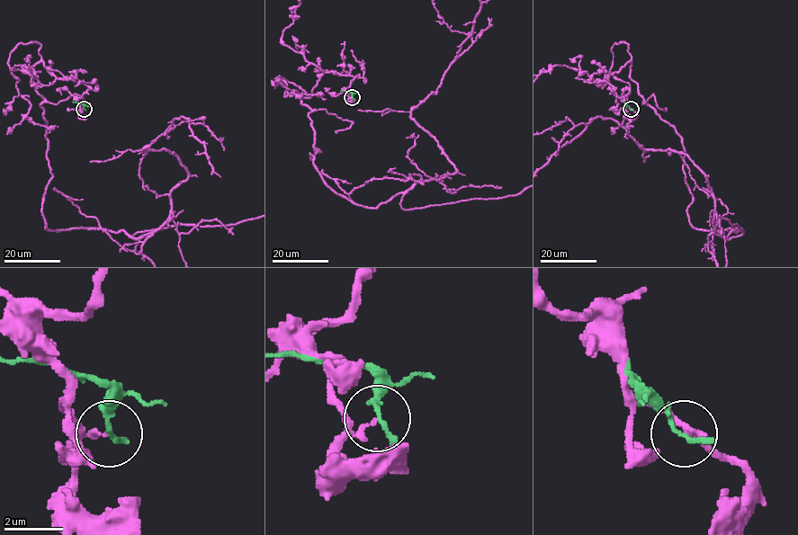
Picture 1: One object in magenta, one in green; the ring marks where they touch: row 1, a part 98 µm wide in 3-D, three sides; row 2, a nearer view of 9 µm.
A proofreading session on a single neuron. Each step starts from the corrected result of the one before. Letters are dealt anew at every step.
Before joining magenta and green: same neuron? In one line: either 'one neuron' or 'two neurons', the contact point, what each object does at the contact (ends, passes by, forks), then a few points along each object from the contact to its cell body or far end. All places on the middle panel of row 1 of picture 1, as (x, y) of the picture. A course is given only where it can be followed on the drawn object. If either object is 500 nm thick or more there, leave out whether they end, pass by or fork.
two neurons; place (352, 97); magenta ends; green ends; course green (352, 97), (350, 92), (340, 91)

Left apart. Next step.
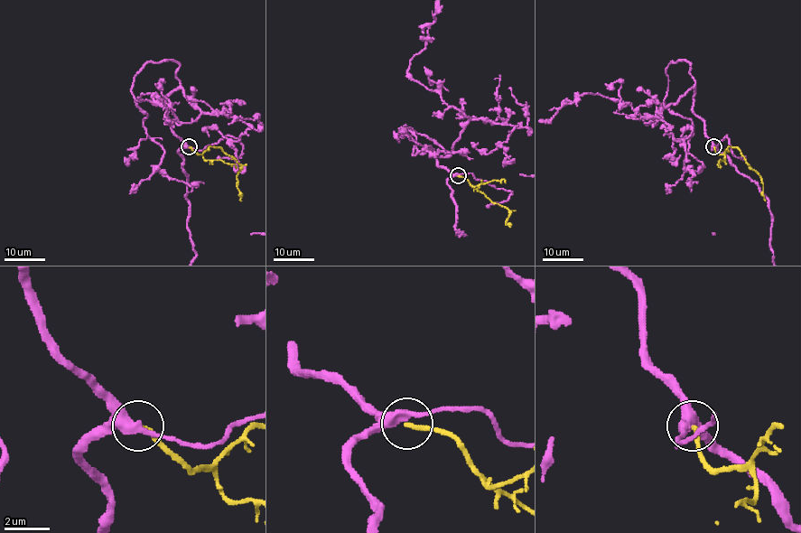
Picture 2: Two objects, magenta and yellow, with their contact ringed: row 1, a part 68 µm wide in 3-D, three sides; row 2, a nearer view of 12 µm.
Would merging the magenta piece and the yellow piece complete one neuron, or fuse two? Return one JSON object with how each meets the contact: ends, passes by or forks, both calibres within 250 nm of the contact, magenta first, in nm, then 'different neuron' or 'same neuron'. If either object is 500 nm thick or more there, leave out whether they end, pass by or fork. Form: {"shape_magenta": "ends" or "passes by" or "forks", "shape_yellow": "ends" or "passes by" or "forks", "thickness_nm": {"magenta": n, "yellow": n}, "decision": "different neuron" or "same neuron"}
{"shape_magenta": "passes by", "shape_yellow": "ends", "thickness_nm": {"magenta": 440, "yellow": 220}, "decision": "different neuron"}

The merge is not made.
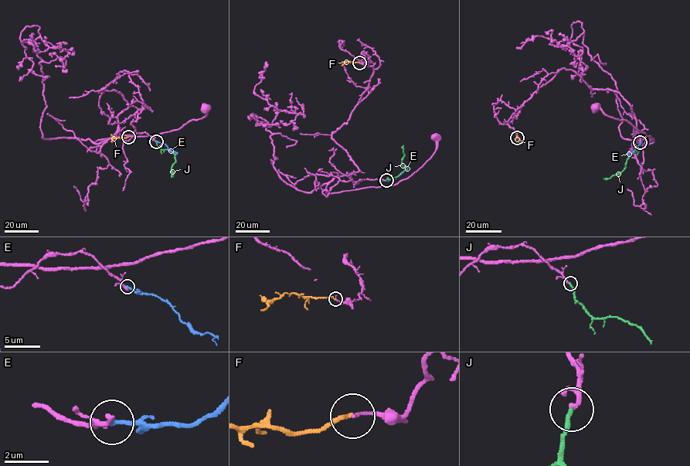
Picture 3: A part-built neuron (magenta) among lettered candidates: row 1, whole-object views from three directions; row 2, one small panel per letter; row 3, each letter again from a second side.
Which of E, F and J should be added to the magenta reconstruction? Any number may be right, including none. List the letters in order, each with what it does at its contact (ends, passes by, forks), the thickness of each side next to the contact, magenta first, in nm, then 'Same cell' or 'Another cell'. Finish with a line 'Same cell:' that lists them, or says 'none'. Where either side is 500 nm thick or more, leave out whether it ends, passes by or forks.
E: It ends there. Thickness 200 nm (magenta) against 200 nm. Another cell
F: It ends there. Thickness 140 nm (magenta) against 170 nm. Another cell
J: It ends there. Thickness 220 nm (magenta) against 200 nm. Same cell
Same cell: J

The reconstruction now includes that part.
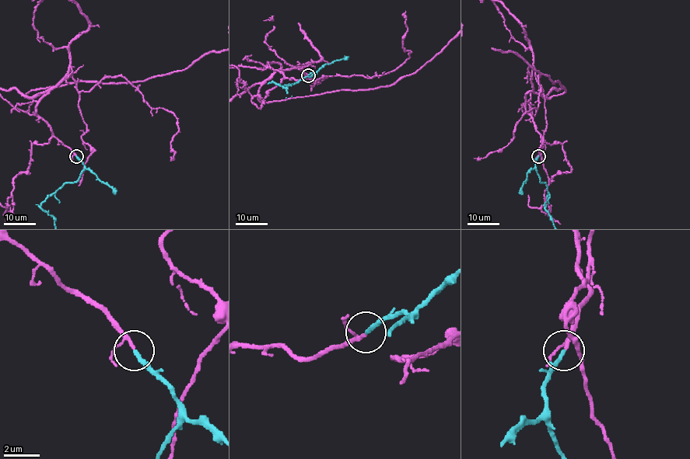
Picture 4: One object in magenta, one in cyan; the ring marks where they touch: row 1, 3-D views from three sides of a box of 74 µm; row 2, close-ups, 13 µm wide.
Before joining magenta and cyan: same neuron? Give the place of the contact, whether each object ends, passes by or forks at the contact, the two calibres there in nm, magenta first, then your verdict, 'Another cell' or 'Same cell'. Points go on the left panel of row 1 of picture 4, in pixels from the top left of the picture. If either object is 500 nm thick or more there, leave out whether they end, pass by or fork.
Place: (76, 156). At the ring magenta passes by. At the ring cyan ends. Thickness 160 nm (magenta) against 240 nm. Same cell

